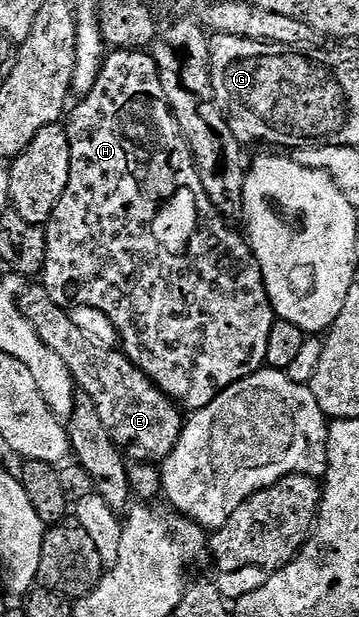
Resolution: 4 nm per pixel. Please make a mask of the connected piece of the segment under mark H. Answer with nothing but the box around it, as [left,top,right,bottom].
[43,50,275,412]

